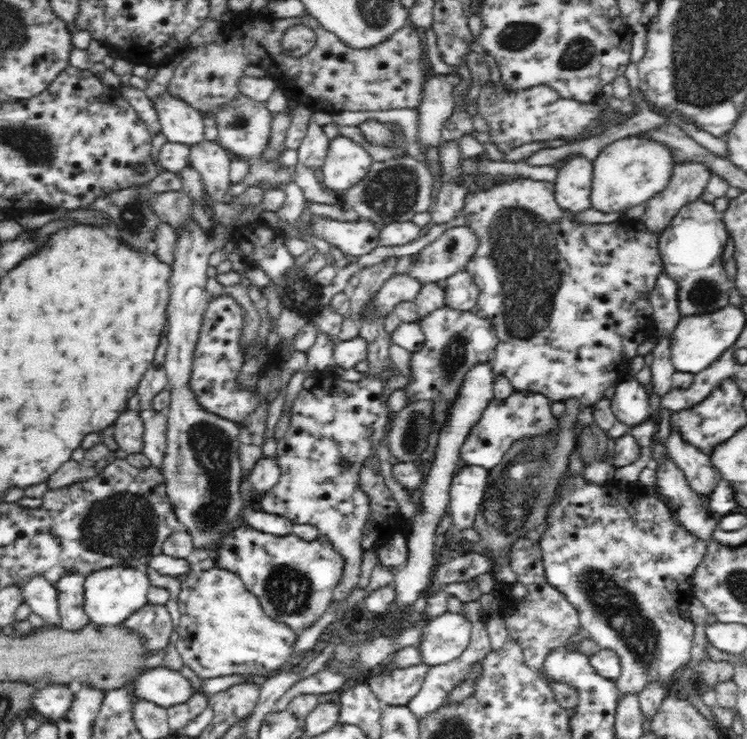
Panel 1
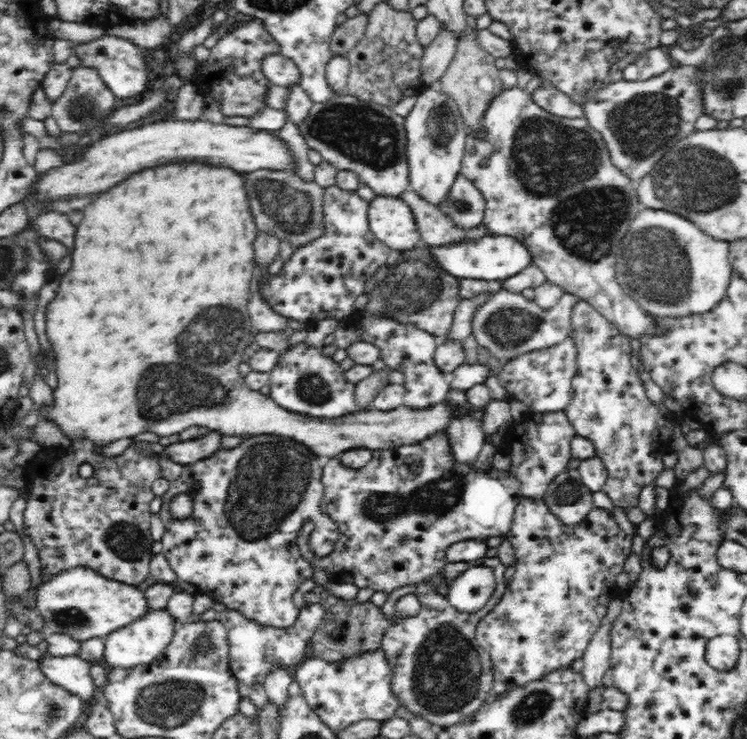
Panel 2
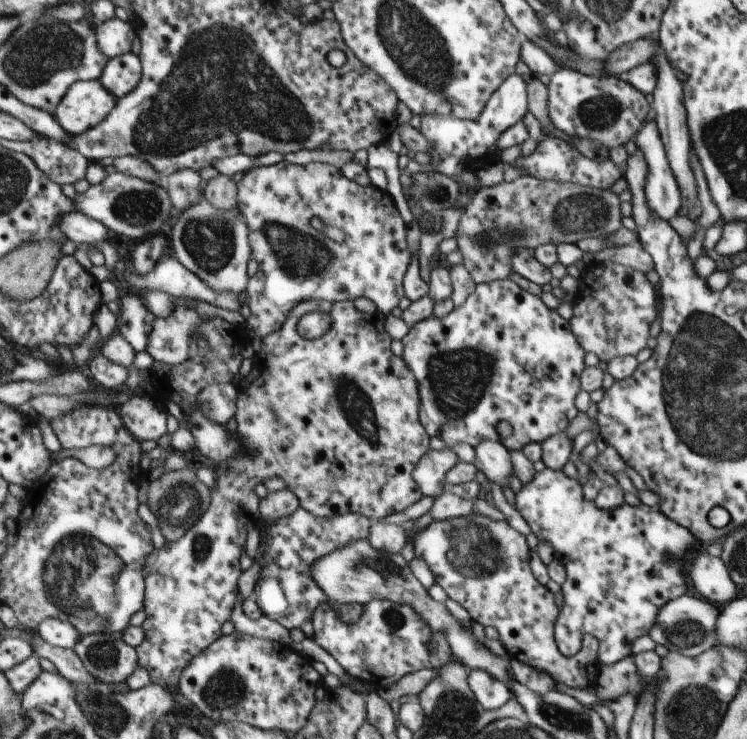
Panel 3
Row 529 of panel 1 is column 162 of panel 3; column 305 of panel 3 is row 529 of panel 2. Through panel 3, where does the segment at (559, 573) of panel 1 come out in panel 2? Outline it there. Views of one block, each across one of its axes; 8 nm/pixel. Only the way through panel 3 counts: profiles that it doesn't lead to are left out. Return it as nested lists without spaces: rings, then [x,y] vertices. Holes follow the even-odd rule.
[[[445,431],[425,438],[422,442],[410,443],[390,449],[373,451],[373,458],[362,468],[345,466],[338,457],[323,461],[322,483],[325,498],[322,513],[328,515],[340,532],[340,544],[334,551],[319,558],[312,551],[309,537],[315,524],[301,526],[297,533],[297,545],[303,558],[310,560],[317,569],[326,569],[331,580],[349,582],[358,588],[372,588],[389,595],[404,585],[430,582],[440,594],[448,594],[448,585],[441,580],[446,561],[446,550],[455,542],[474,539],[486,541],[491,536],[504,538],[510,530],[516,505],[522,500],[522,484],[508,471],[490,467],[477,470],[472,465],[460,465],[451,454],[450,440]]]

